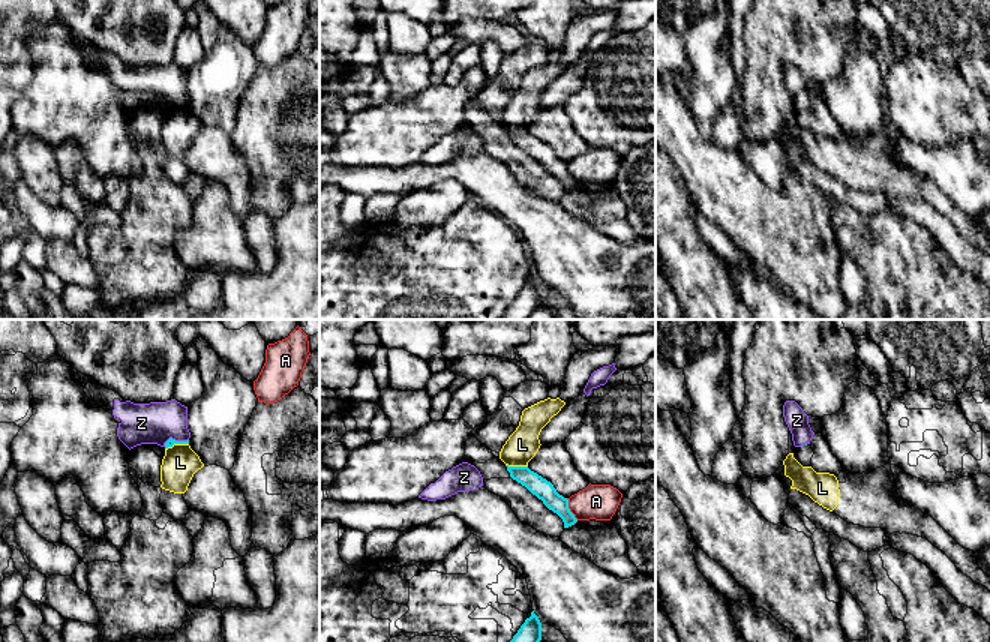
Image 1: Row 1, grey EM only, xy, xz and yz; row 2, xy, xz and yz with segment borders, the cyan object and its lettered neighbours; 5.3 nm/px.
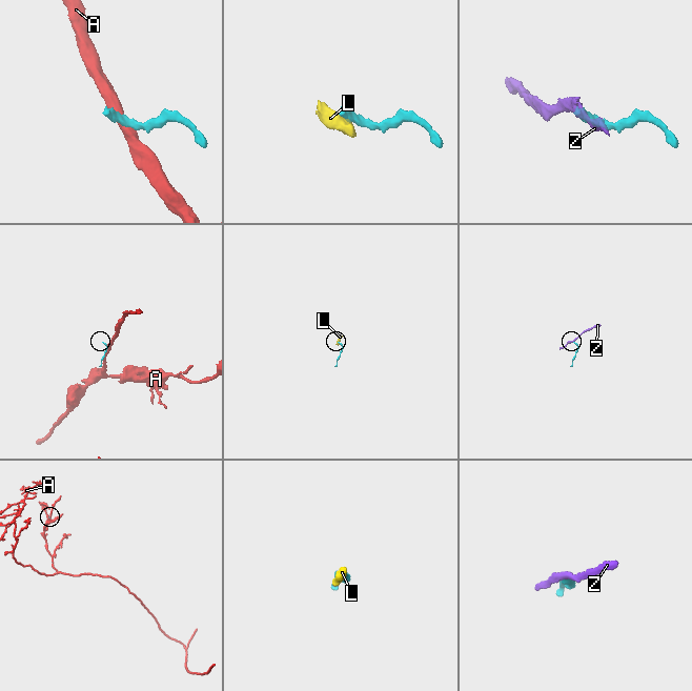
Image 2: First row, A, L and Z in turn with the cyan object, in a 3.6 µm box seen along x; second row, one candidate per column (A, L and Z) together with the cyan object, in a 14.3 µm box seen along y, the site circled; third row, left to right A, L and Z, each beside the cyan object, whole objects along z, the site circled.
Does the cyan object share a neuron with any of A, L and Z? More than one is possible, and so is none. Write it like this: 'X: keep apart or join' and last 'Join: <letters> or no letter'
A: keep apart
L: keep apart
Z: join
Join: Z

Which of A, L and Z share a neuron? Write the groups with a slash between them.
A / L / Z

